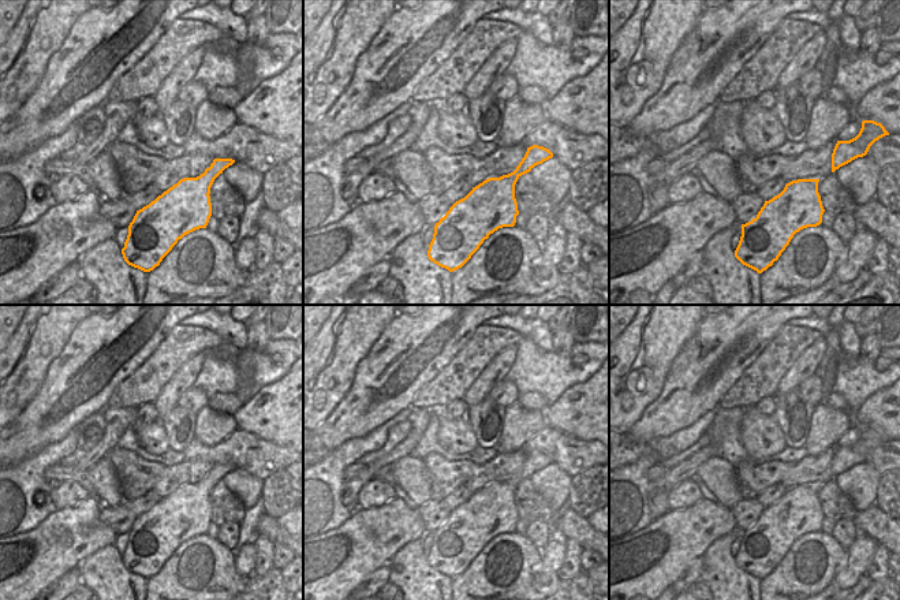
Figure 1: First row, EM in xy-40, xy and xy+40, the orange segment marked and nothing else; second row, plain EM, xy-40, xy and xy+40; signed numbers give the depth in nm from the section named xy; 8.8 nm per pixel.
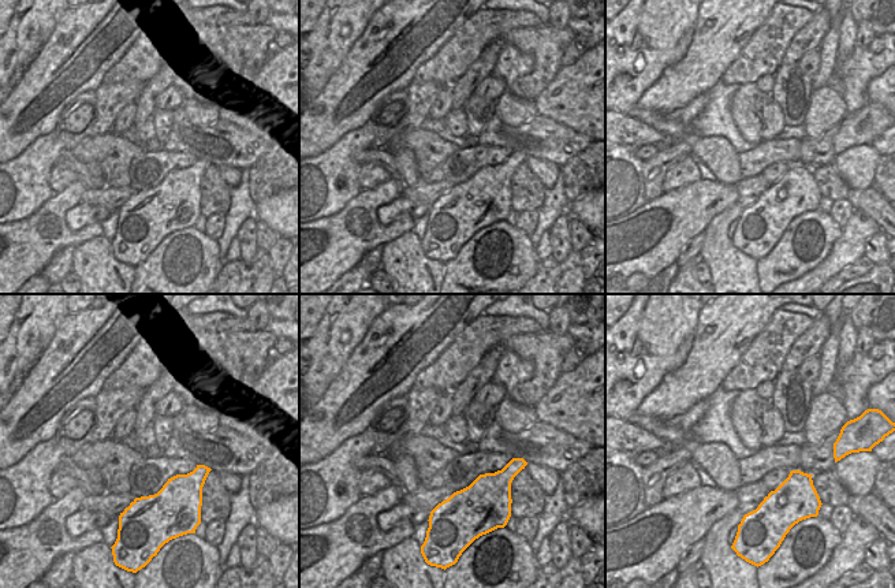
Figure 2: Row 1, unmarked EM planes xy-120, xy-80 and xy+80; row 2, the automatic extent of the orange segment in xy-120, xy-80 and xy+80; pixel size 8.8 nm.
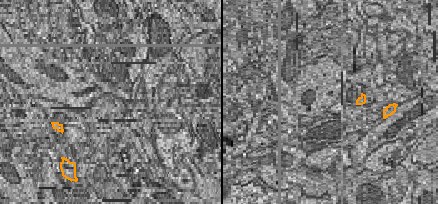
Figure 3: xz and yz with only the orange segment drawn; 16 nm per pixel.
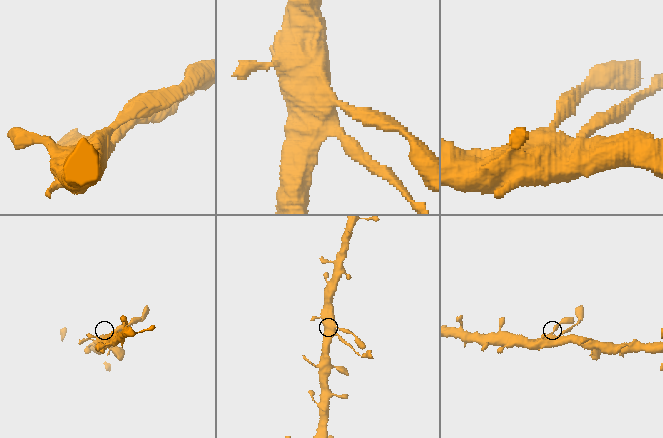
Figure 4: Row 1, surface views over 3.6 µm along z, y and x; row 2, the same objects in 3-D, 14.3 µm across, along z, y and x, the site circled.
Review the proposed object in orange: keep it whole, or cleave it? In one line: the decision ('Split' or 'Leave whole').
Leave whole

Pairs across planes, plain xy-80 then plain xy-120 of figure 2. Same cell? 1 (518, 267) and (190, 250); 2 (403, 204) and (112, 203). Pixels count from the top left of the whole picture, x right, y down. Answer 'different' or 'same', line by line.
1: same
2: different

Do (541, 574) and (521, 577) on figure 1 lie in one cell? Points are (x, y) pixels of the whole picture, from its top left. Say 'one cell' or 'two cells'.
two cells

